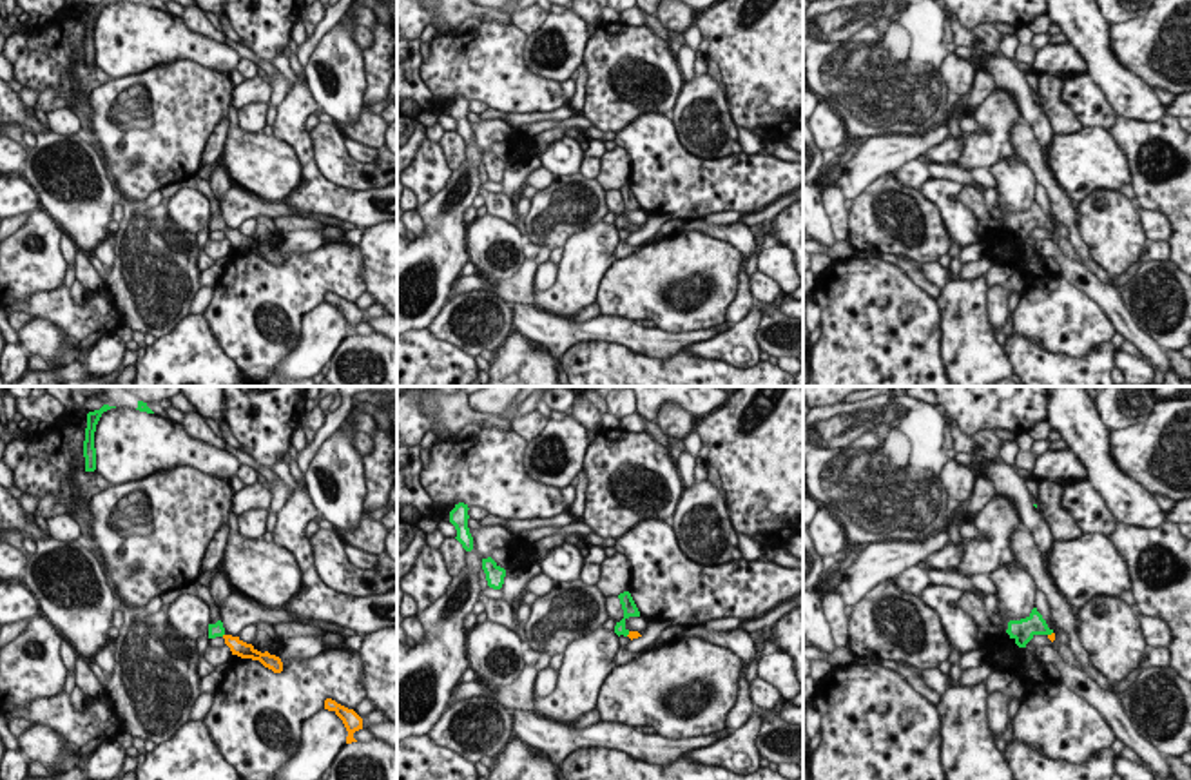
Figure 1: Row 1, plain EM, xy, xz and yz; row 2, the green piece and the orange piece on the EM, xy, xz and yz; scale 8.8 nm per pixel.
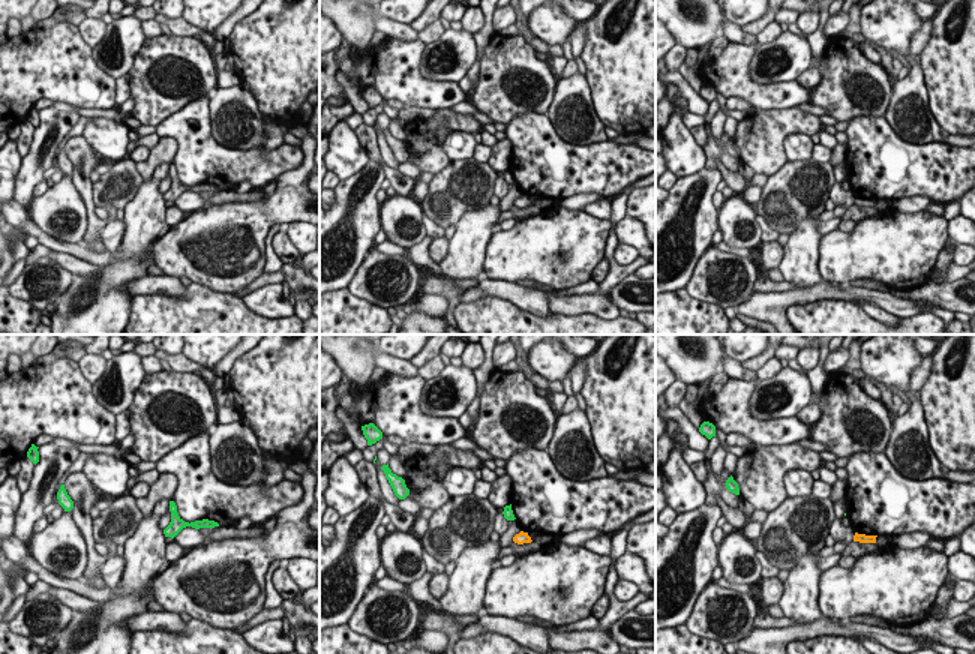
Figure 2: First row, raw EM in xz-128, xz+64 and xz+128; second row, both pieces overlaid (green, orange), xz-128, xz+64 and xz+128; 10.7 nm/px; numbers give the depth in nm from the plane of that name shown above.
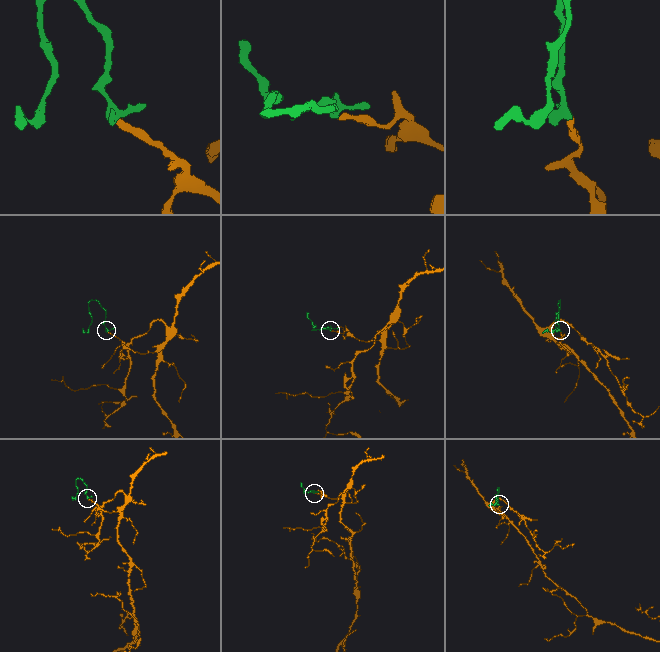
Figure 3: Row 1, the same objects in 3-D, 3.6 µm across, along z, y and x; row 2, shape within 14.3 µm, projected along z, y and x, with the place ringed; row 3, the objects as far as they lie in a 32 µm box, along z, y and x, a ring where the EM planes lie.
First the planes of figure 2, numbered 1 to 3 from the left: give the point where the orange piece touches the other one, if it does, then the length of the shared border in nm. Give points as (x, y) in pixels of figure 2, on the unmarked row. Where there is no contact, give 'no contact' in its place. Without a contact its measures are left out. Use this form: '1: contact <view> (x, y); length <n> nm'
1: no contact
2: no contact
3: no contact

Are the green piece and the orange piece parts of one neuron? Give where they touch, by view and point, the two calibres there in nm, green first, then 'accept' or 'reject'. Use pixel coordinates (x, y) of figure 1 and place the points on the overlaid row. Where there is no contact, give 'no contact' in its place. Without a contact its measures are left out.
xz (628, 633) | 130/70 nm | accept

